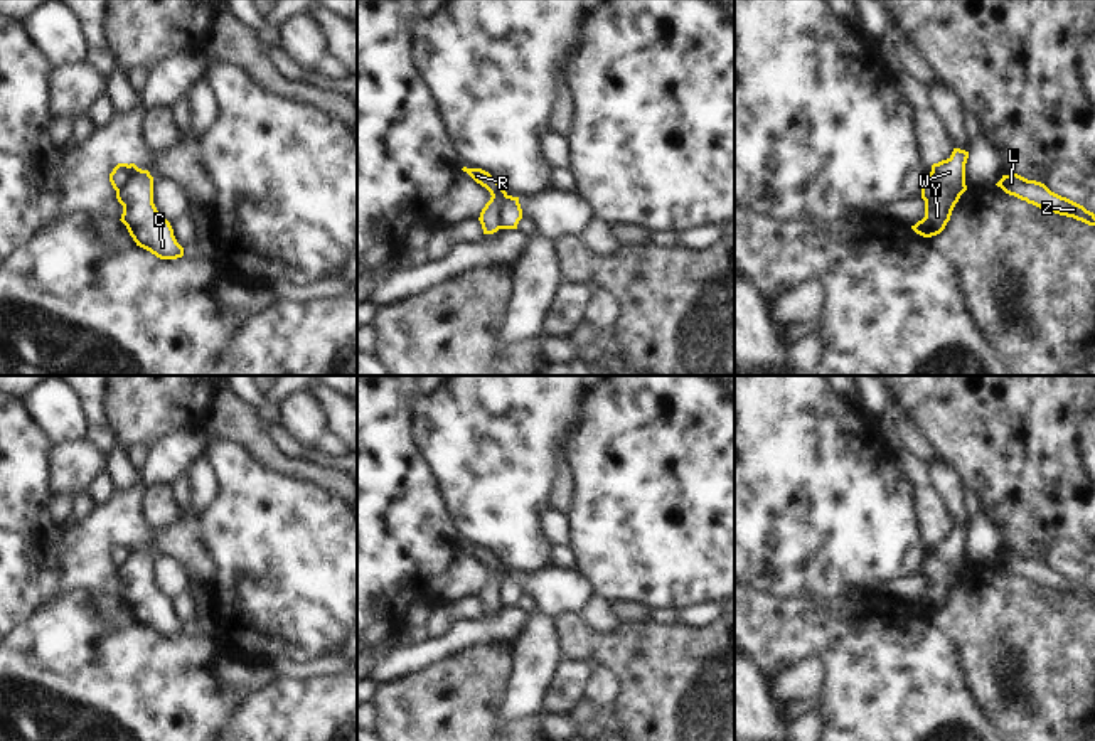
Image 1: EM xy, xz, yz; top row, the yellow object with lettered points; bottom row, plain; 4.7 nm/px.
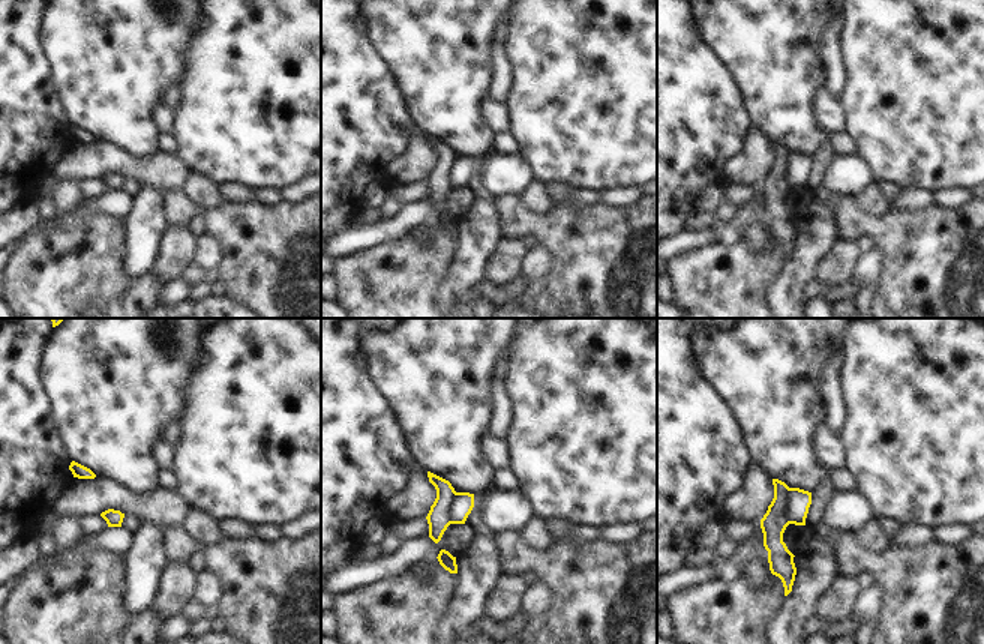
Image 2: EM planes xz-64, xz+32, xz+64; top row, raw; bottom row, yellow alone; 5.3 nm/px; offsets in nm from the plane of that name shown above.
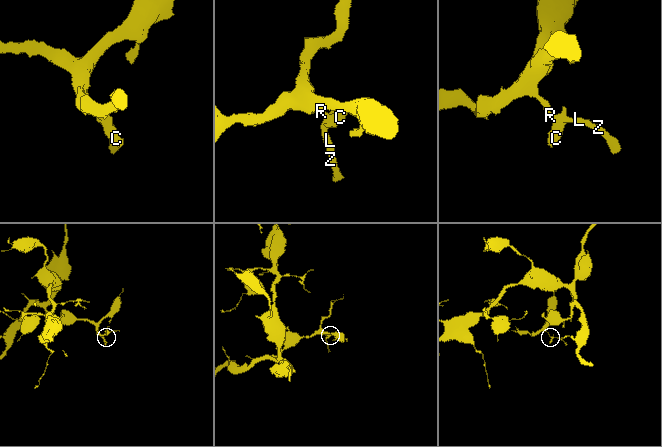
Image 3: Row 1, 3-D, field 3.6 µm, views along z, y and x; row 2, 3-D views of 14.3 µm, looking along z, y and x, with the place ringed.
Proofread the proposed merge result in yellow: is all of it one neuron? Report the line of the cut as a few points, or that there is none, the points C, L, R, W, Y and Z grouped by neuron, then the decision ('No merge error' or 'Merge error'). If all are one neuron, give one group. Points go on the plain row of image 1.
Split along xz (507, 573), (499, 588), (499, 605). Groups: C W Y / L R Z. Merge error

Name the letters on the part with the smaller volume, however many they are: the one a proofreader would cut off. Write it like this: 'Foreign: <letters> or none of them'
Foreign: C, W, Y

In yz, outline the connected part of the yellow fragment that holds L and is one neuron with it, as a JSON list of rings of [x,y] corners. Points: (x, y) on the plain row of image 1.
[[[1018,551],[1002,552],[996,561],[1006,571],[1014,573],[1028,581],[1033,581],[1043,588],[1051,588],[1060,593],[1073,594],[1088,603],[1095,603],[1095,591],[1083,583],[1051,569],[1044,561],[1028,557]]]

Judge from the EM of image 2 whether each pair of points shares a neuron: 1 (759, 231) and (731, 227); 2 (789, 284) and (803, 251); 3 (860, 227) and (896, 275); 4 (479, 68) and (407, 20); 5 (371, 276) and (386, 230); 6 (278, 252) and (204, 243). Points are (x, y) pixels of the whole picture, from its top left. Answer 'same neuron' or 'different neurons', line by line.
1: different neurons
2: same neuron
3: same neuron
4: same neuron
5: different neurons
6: different neurons

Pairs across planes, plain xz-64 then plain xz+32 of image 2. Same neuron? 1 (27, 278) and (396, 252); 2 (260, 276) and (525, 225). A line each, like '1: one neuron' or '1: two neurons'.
1: one neuron
2: one neuron

